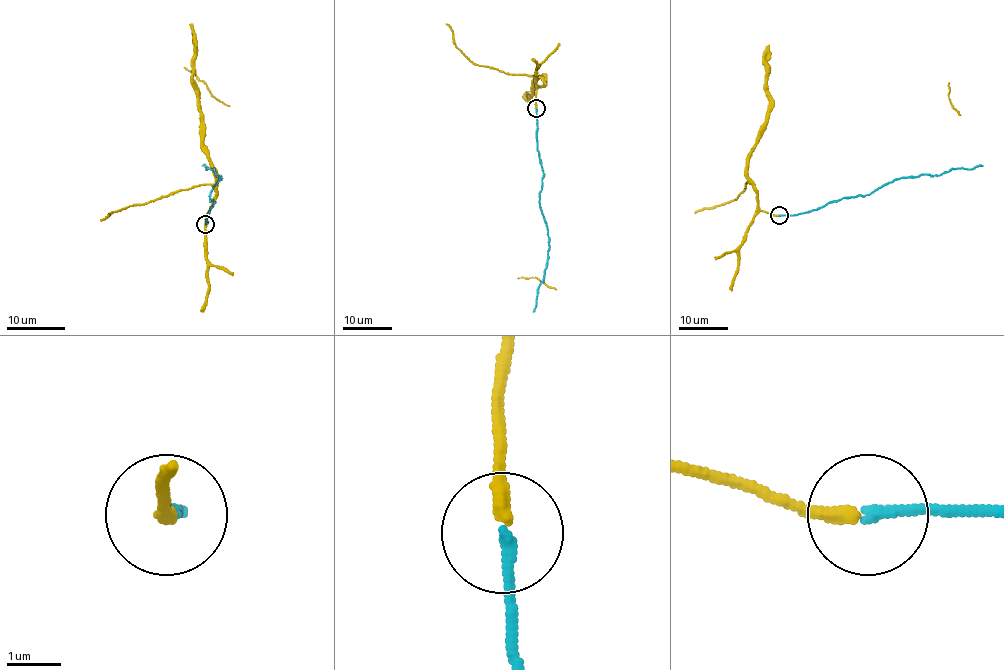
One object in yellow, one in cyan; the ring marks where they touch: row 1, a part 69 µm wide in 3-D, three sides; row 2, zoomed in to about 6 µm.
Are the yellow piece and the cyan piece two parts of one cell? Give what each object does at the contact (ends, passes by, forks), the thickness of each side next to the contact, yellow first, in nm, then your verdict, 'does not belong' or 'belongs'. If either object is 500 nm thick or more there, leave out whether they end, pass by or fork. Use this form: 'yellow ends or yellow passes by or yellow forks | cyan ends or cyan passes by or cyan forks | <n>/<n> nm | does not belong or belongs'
yellow ends | cyan ends | 280/200 nm | belongs

